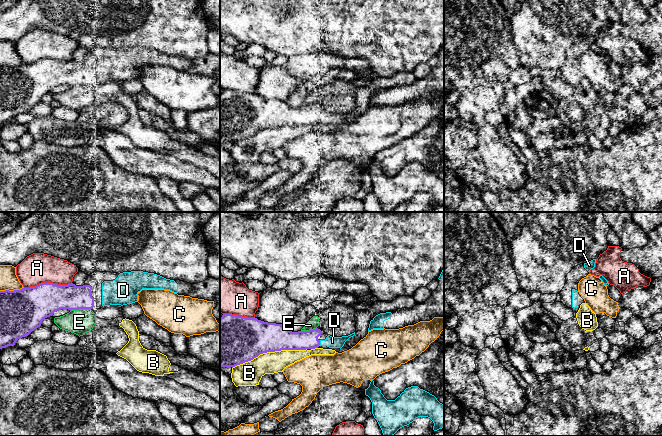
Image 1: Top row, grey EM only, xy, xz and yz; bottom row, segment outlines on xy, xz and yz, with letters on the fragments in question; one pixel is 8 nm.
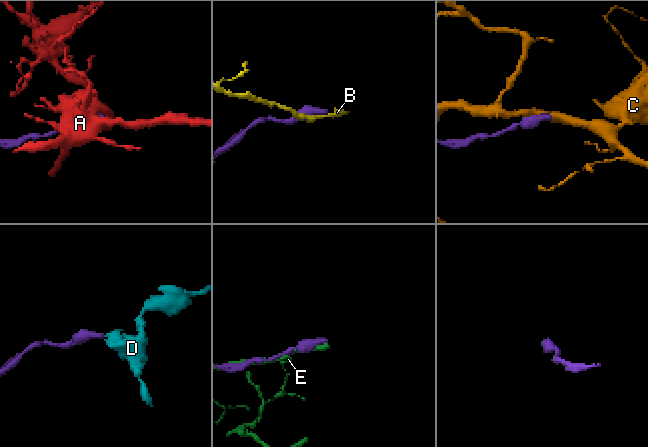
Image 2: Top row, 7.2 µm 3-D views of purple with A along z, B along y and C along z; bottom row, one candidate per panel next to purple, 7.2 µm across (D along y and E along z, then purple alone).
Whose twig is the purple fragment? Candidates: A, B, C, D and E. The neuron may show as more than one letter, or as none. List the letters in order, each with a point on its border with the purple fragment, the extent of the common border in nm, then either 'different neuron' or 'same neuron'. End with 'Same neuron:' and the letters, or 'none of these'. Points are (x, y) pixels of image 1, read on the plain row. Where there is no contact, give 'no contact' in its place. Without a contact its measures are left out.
A: contact xy (47, 59); length 380 nm; different neuron
B: contact xz (269, 127); length 600 nm; different neuron
C: contact xy (11, 67); length 190 nm; different neuron
D: contact xz (319, 119); length 50 nm; same neuron
E: contact xy (80, 84); length 170 nm; different neuron
Same neuron: D

